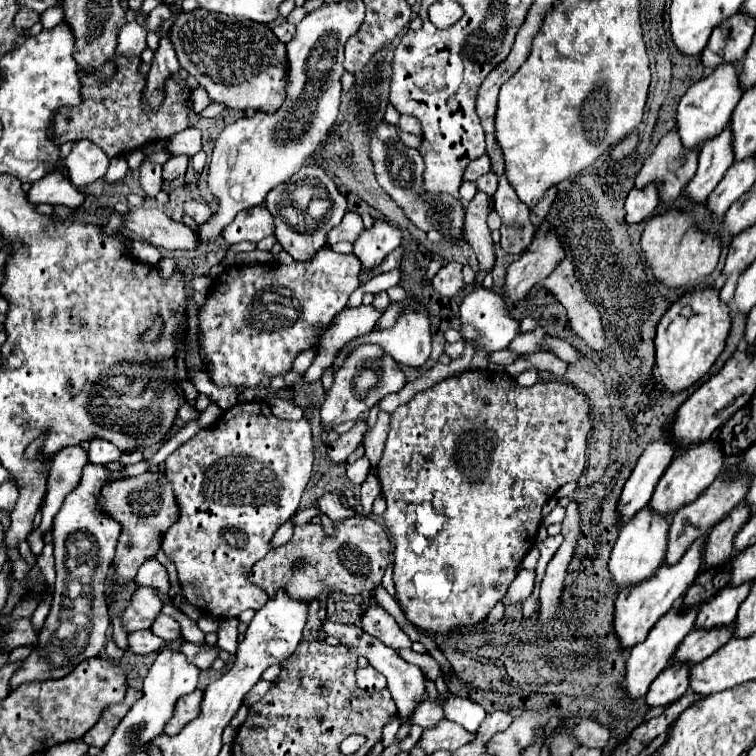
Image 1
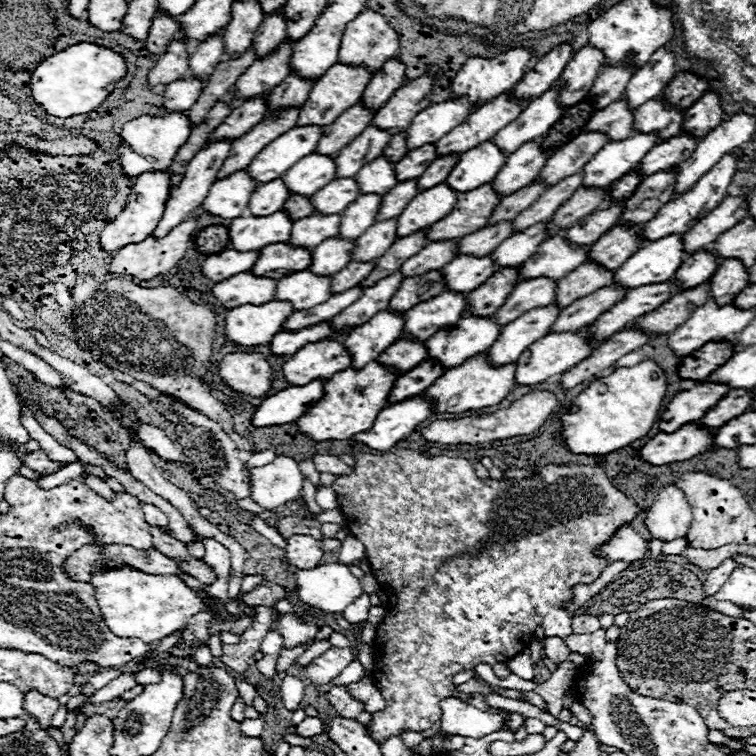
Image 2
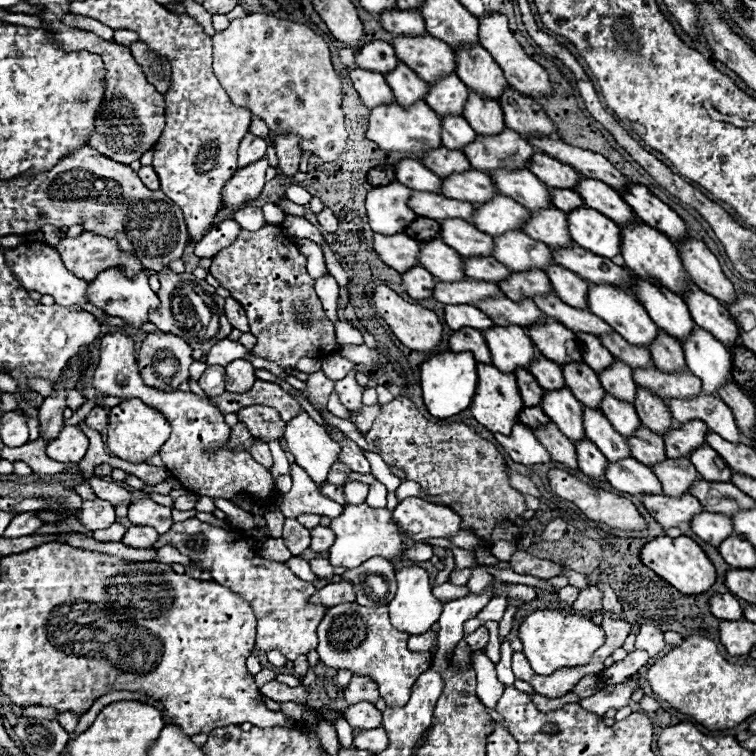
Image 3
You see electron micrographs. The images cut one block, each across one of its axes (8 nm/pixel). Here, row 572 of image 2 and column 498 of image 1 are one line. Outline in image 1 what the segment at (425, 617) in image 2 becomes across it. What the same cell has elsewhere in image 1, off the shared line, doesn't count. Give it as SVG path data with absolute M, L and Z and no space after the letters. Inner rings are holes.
M468 370L458 376L446 378L436 386L418 392L408 404L396 408L392 412L390 434L384 444L384 452L378 464L378 478L382 486L382 496L388 504L382 514L388 534L394 540L394 584L398 586L398 598L402 602L402 610L406 618L424 630L432 630L438 634L446 634L462 624L476 624L488 616L488 612L496 606L500 598L504 598L510 582L516 576L516 568L522 562L524 554L534 546L534 536L538 532L542 506L554 496L554 492L572 480L578 480L584 472L584 452L586 440L592 430L590 422L590 406L584 394L580 394L574 386L564 382L542 382L534 386L520 386L506 372L496 370Z

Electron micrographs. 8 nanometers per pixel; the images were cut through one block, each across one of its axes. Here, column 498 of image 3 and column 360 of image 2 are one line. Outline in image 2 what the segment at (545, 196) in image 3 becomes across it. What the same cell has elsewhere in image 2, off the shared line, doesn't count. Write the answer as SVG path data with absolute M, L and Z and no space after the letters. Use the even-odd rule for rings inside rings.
M384 156L362 166L362 170L358 172L358 176L354 176L354 180L358 182L362 194L380 194L380 196L388 194L398 184L394 176L394 164L388 162Z

